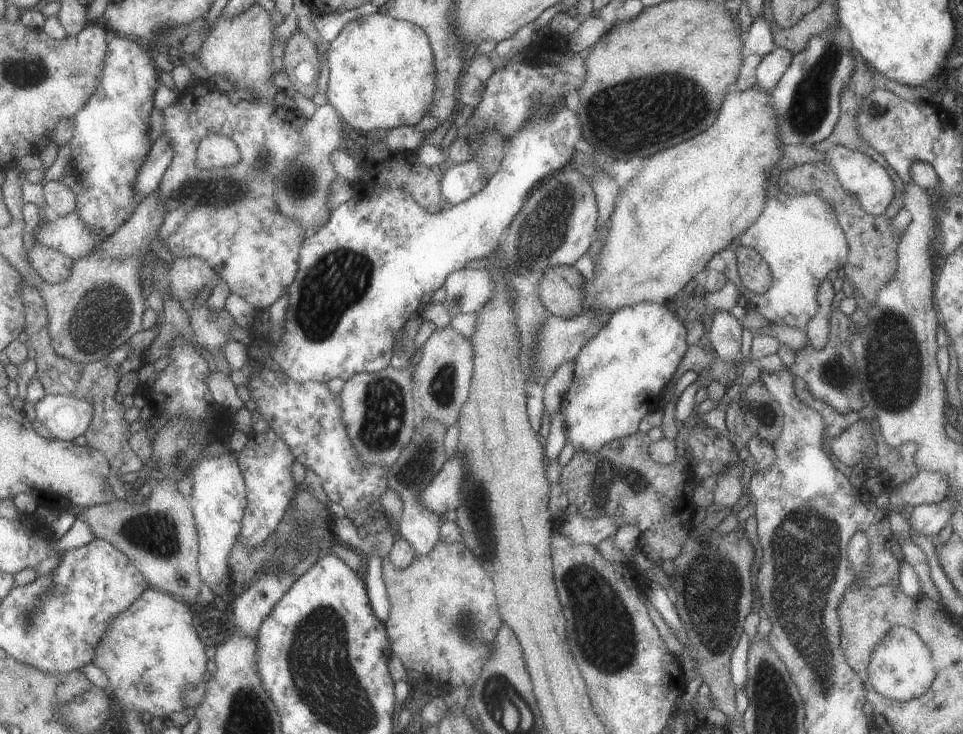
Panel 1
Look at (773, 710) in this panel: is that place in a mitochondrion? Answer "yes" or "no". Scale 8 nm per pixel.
yes

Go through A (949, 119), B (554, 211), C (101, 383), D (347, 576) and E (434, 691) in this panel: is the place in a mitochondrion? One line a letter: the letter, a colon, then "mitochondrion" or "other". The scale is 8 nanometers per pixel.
A: other
B: mitochondrion
C: other
D: other
E: other

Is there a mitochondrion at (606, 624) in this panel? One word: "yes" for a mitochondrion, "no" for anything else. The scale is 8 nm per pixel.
yes

